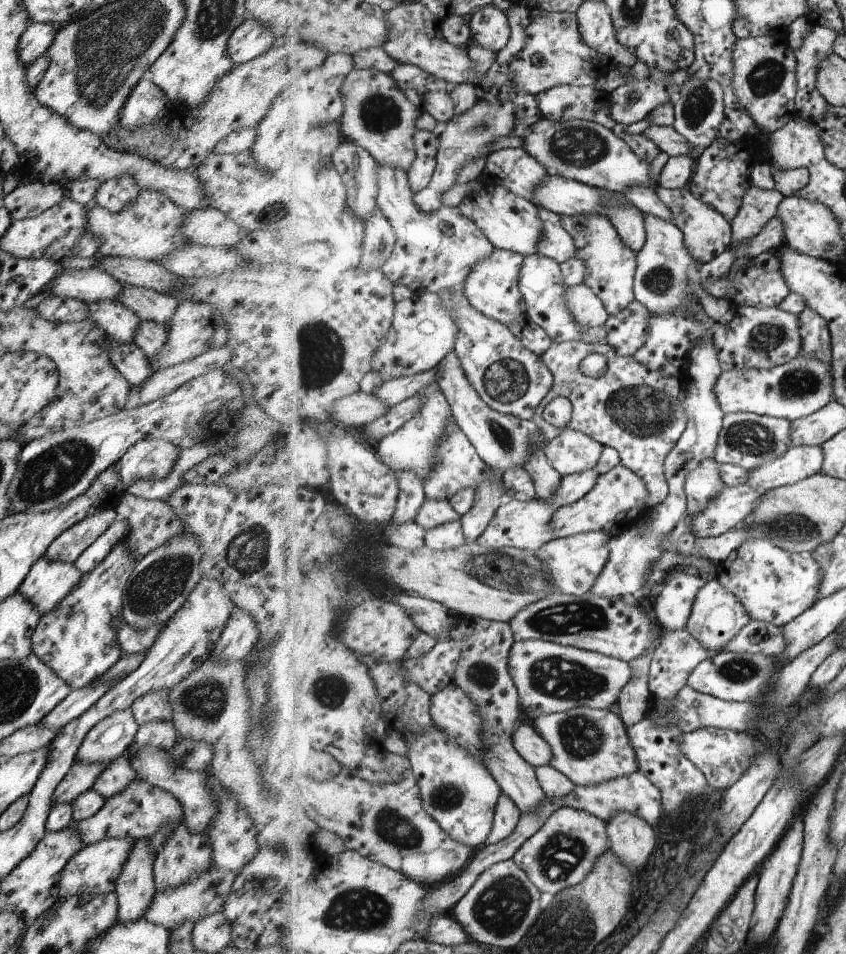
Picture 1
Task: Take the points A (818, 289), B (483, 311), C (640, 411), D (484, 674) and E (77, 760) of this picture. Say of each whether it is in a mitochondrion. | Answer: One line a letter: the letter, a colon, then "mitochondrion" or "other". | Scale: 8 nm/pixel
A: other
B: other
C: mitochondrion
D: mitochondrion
E: other

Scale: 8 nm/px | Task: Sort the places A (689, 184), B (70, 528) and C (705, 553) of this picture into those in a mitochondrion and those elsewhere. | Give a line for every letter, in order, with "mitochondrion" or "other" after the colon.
A: other
B: other
C: other

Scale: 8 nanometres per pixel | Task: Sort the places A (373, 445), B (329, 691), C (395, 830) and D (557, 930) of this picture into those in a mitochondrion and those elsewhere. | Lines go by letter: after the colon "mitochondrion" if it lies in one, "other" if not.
A: other
B: mitochondrion
C: mitochondrion
D: mitochondrion

